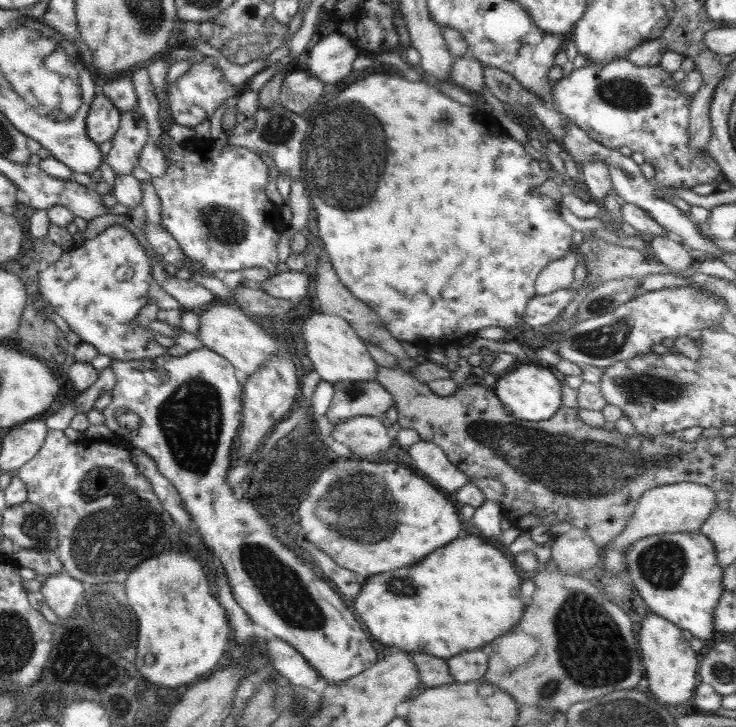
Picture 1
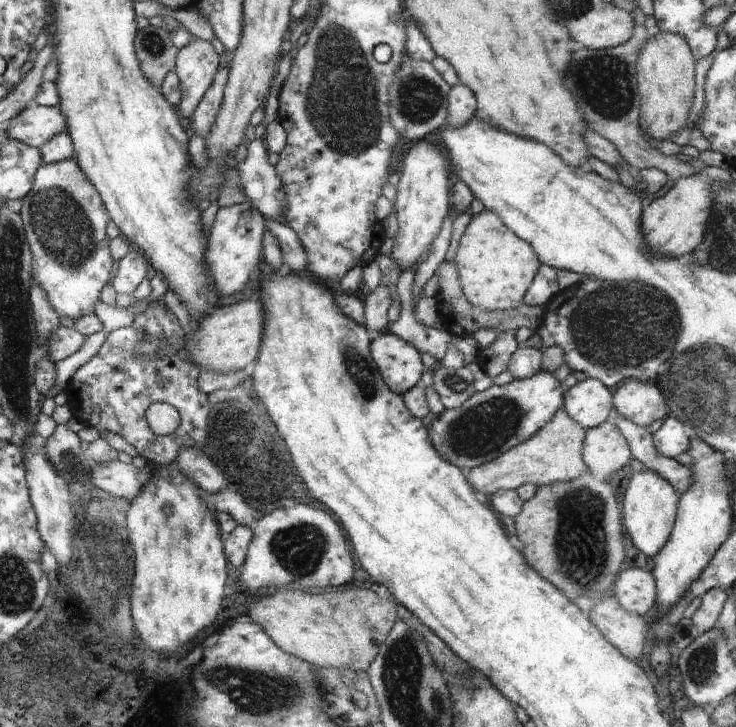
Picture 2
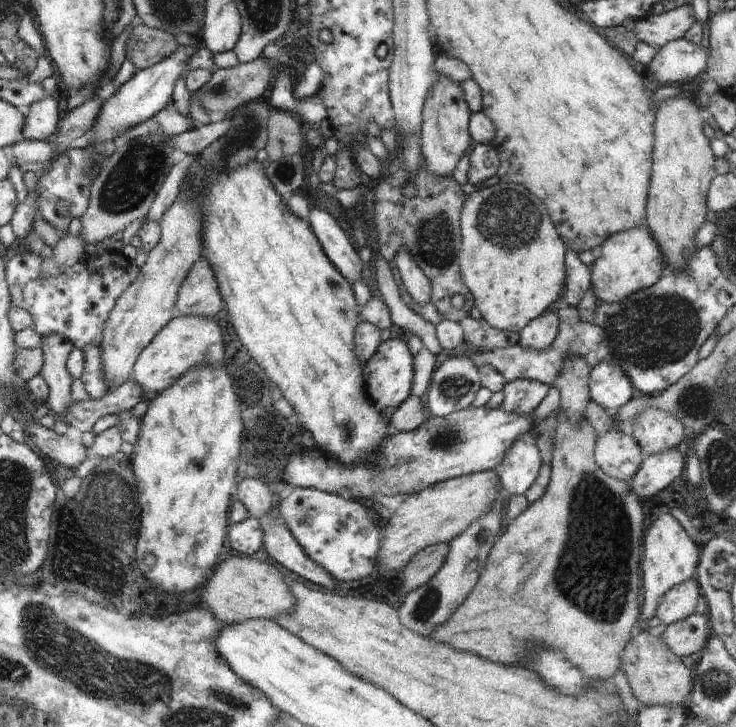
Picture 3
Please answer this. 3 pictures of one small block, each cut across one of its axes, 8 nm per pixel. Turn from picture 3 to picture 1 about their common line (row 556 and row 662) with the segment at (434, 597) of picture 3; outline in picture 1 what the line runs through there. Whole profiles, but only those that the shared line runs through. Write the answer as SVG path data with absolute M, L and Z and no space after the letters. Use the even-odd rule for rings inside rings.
M482 649L470 650L462 654L456 654L446 659L450 674L454 680L467 683L477 681L481 683L488 668L489 657L482 652Z

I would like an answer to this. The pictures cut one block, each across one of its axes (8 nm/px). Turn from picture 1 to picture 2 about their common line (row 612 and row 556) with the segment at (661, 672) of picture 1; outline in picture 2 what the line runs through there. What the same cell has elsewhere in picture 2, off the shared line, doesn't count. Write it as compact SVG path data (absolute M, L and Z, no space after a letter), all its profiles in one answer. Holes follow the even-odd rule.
M646 468L640 473L634 473L622 498L622 522L624 528L630 532L632 542L648 556L648 561L662 550L668 540L675 525L678 503L679 494L676 489L659 474Z

